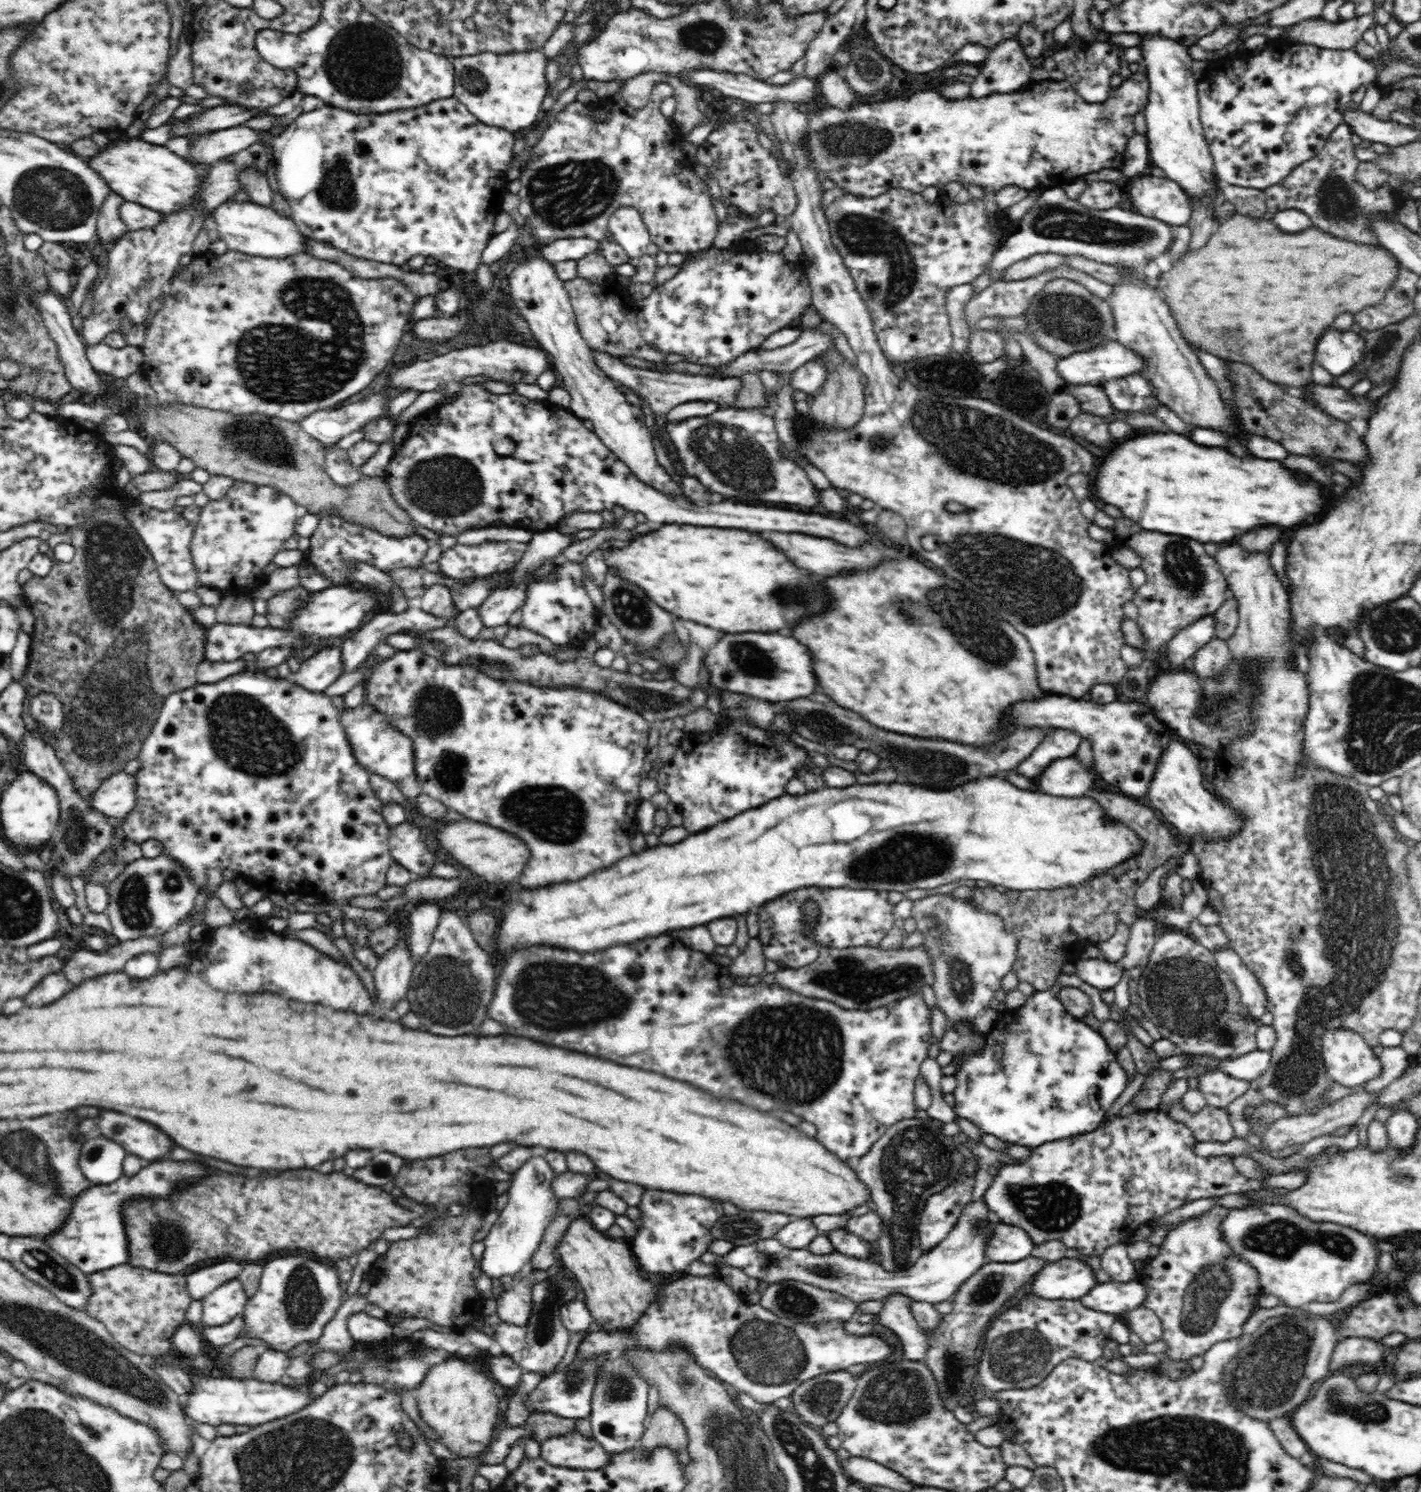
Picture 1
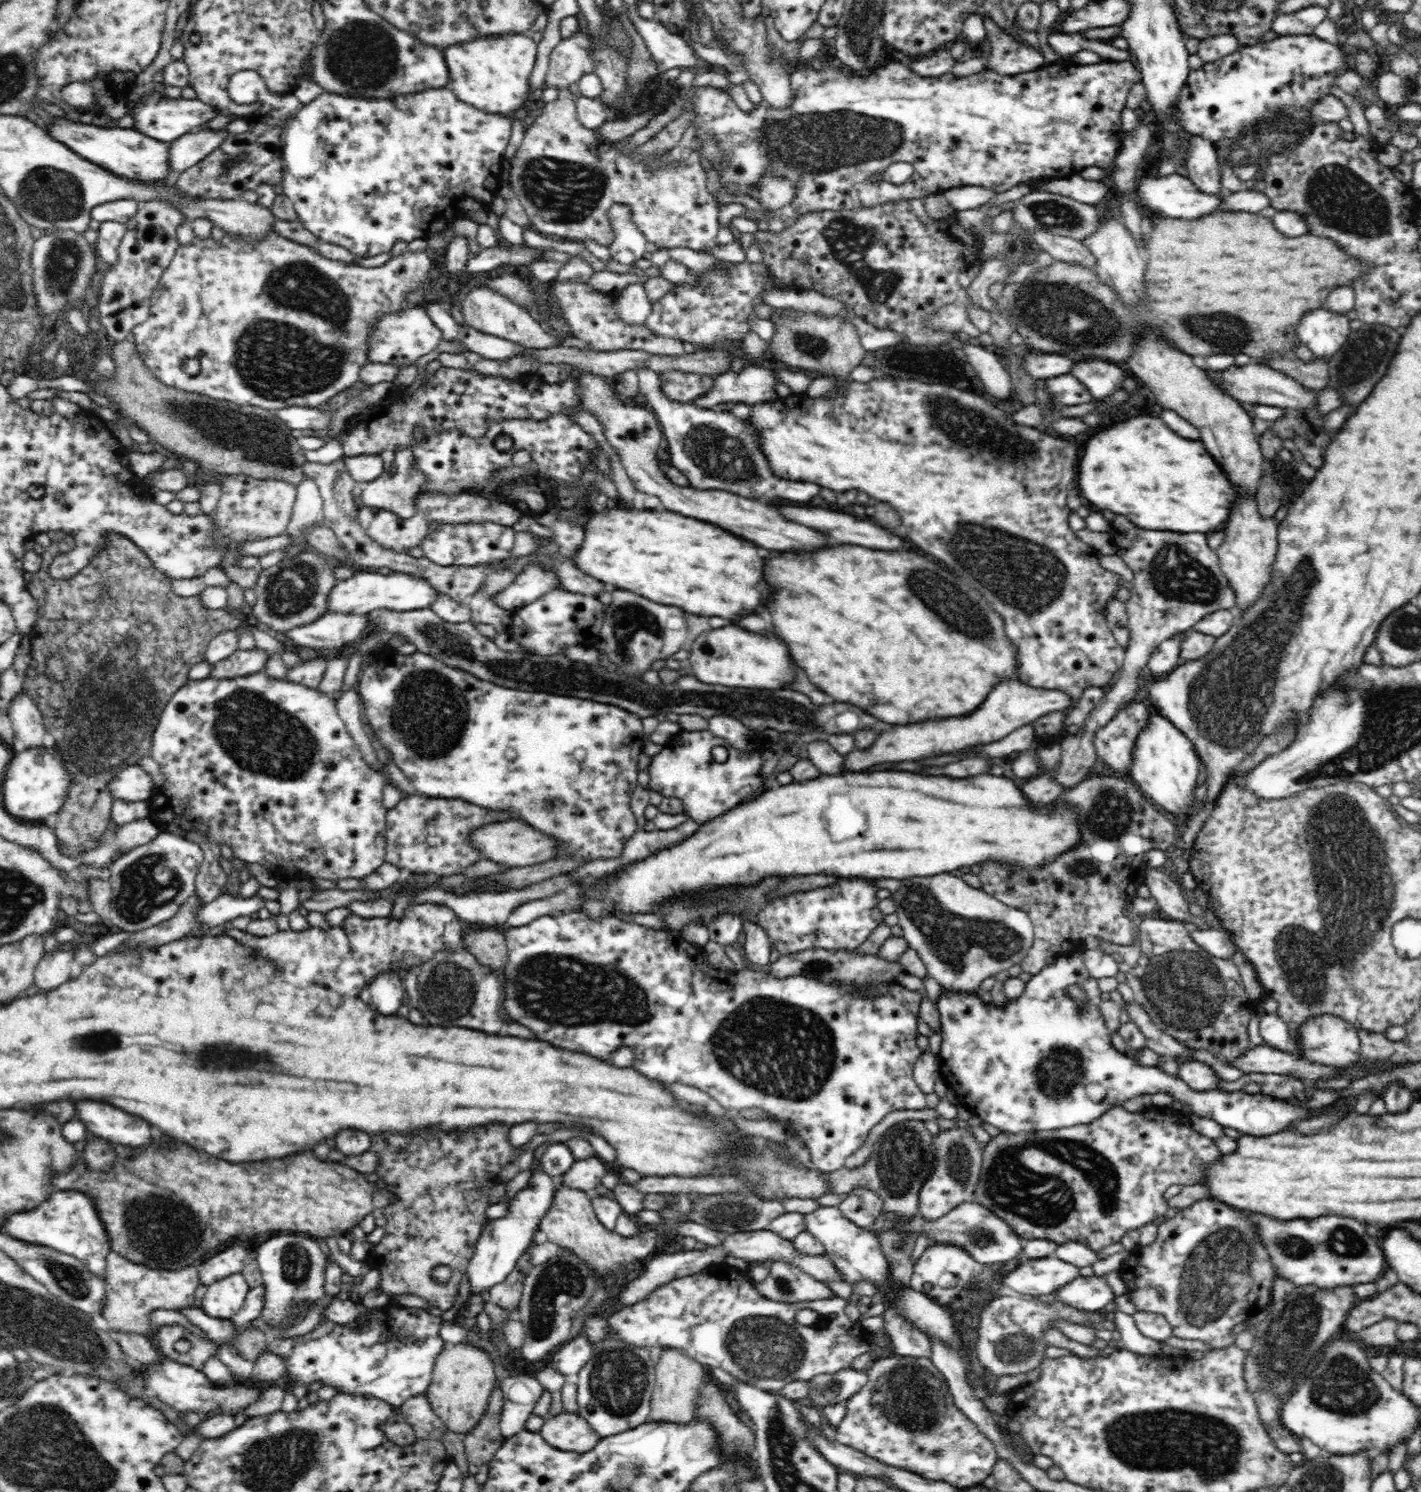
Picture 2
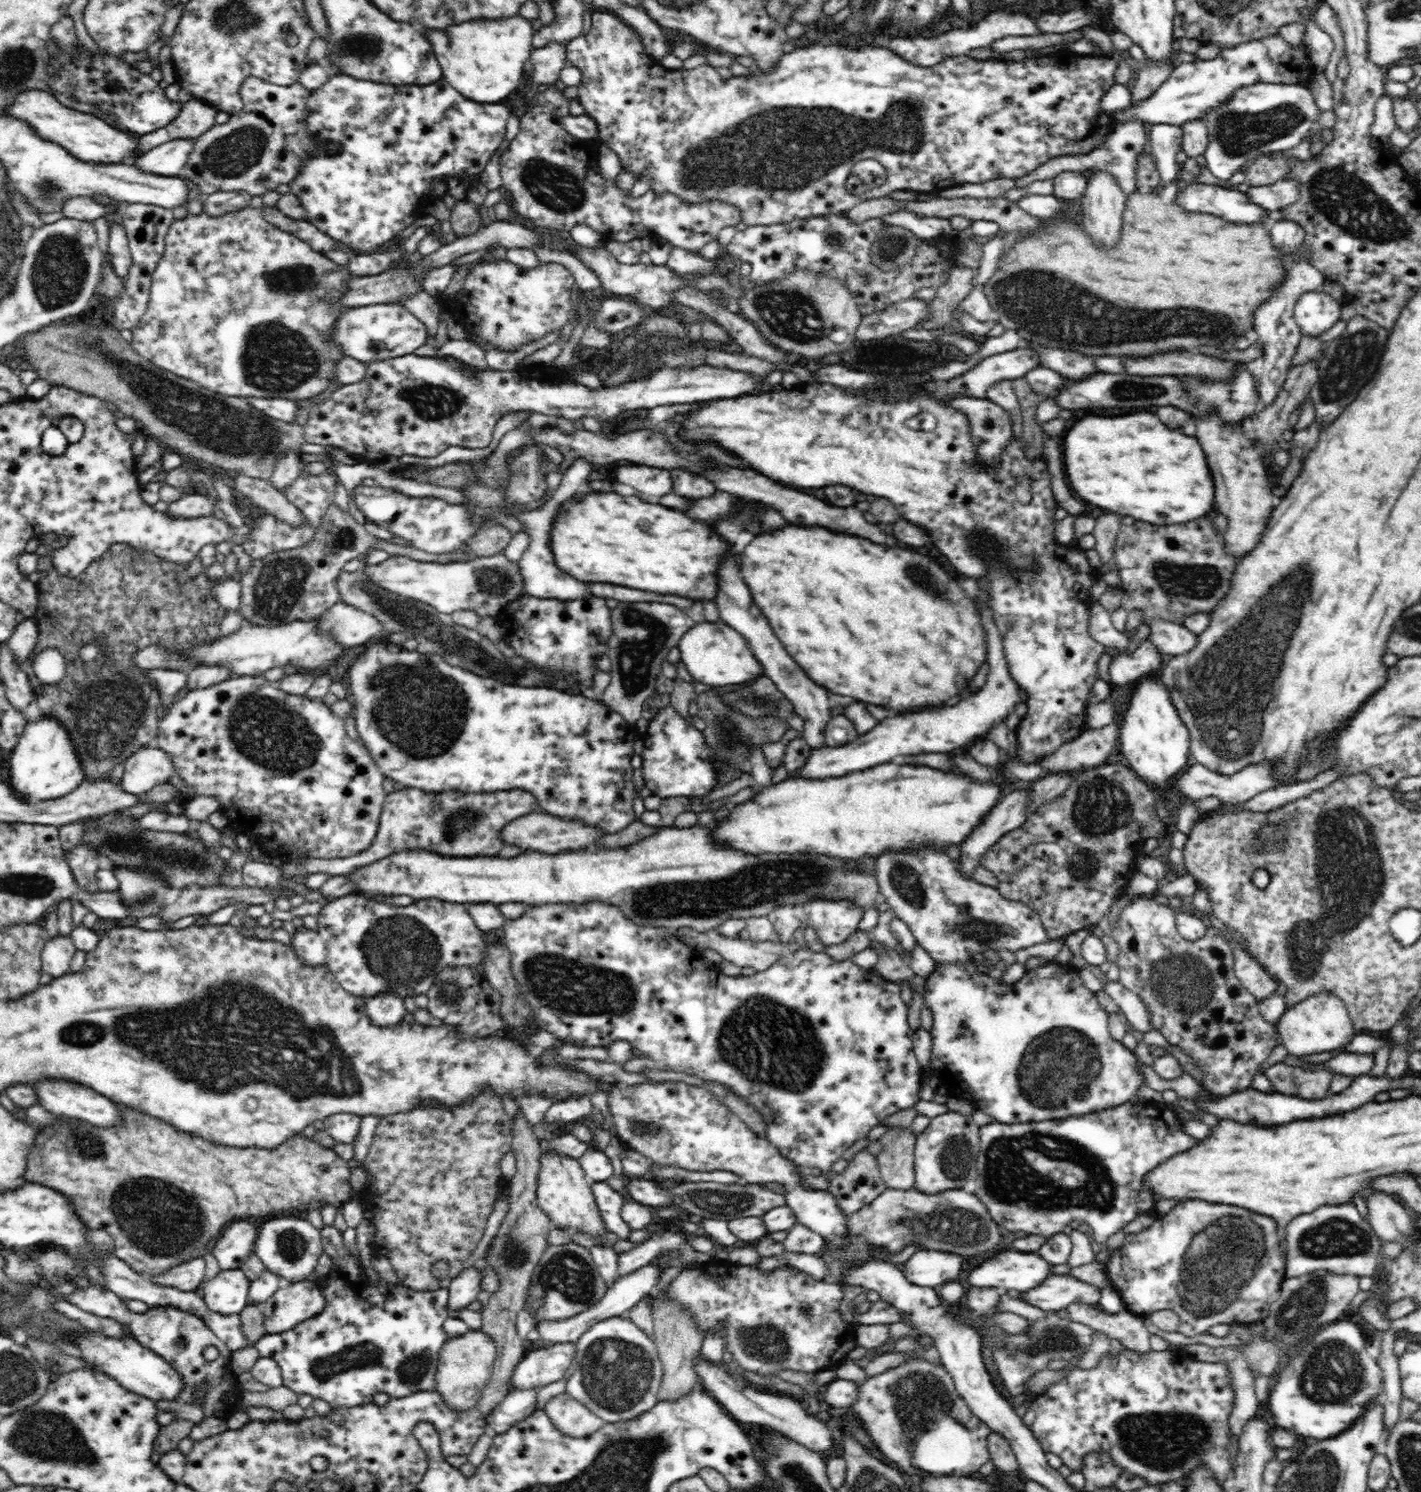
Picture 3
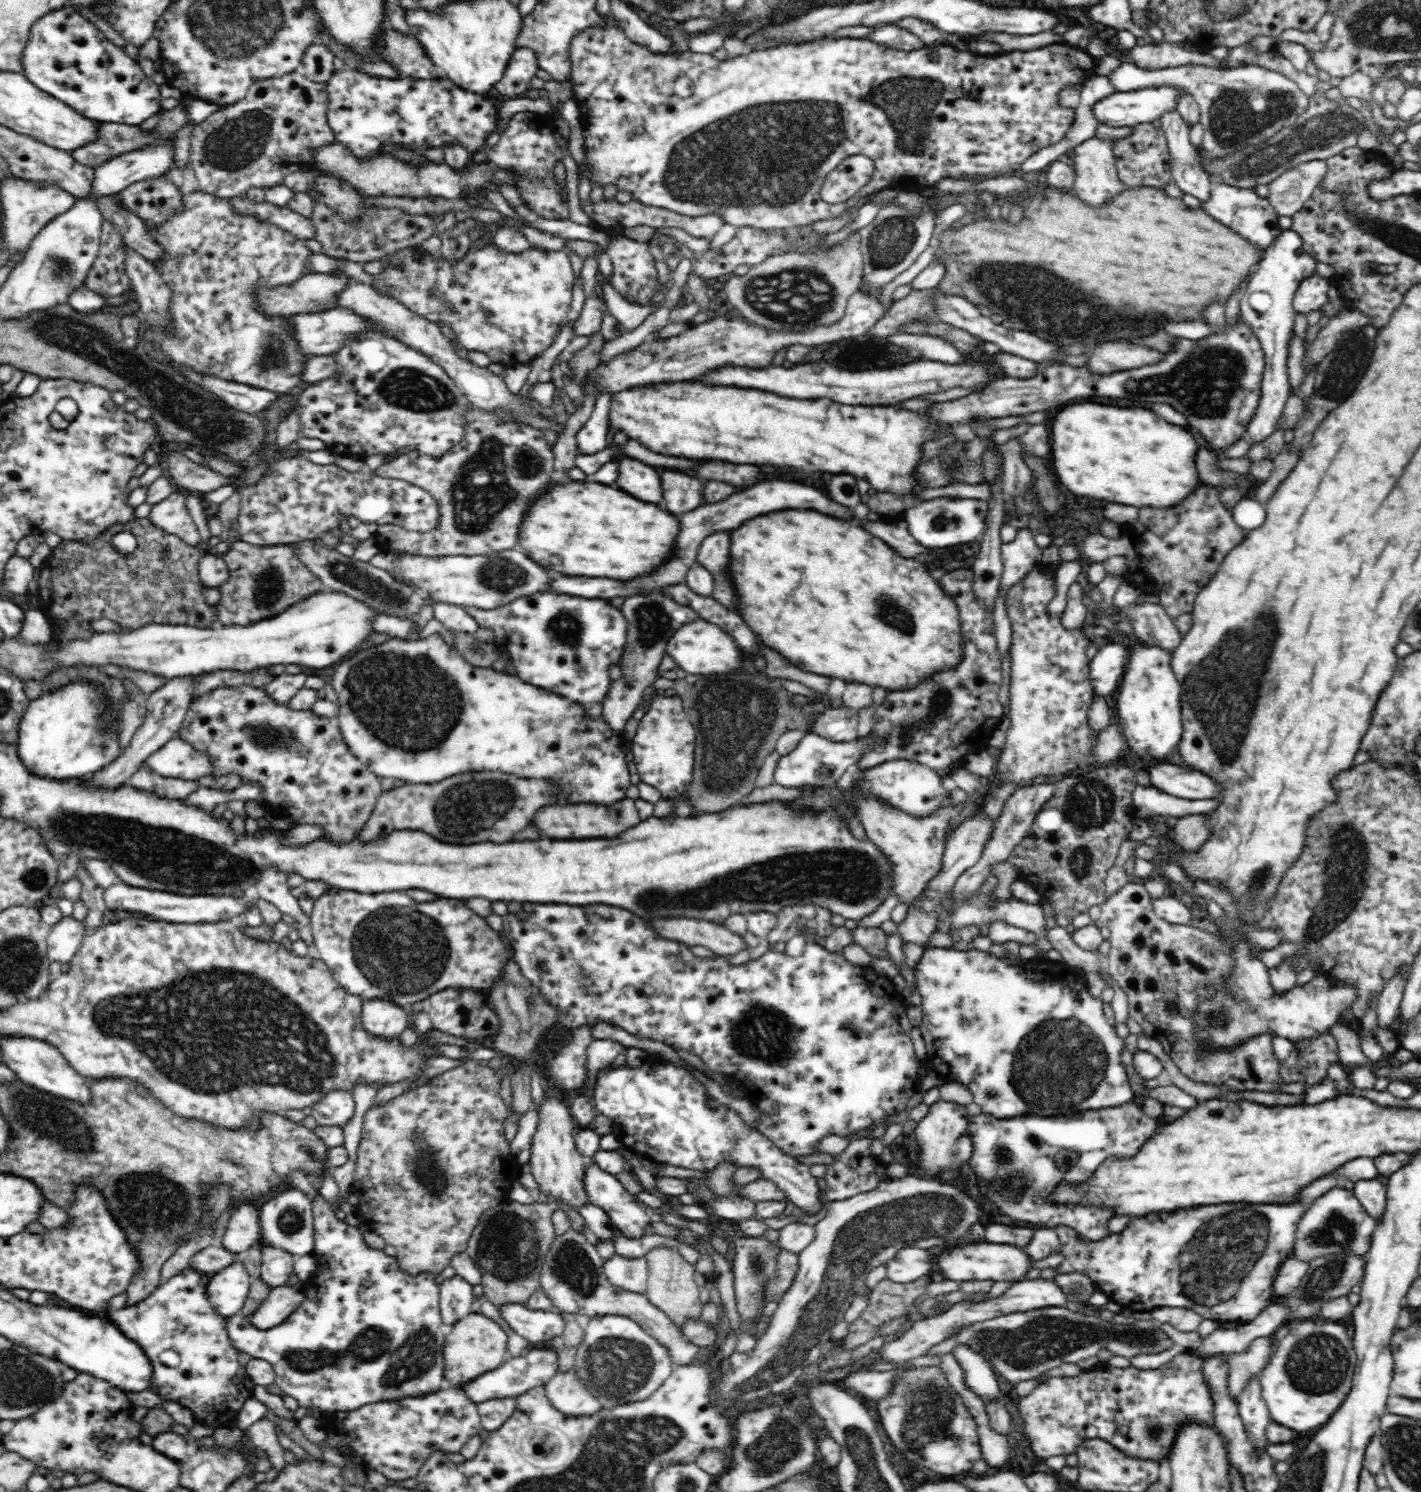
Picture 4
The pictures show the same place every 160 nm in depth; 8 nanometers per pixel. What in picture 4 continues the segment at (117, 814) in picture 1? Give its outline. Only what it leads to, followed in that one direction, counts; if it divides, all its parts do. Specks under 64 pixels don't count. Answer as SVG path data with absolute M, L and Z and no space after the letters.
M178 737L153 752L143 764L158 776L182 780L197 780L202 776L211 775L213 771L207 754L195 750Z

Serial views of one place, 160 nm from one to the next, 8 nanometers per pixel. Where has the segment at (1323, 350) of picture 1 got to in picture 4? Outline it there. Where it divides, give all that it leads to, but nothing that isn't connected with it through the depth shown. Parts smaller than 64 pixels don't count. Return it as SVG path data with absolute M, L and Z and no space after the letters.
M1312 274L1300 282L1292 298L1295 313L1307 315L1310 312L1324 313L1328 306L1328 279Z

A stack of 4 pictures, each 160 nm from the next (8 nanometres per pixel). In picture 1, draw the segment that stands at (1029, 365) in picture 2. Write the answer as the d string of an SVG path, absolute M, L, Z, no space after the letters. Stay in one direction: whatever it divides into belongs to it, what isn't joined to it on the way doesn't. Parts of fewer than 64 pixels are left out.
M1106 341L1100 345L1092 347L1084 352L1077 352L1066 356L1066 358L1057 358L1056 371L1068 384L1088 384L1090 386L1100 386L1108 380L1114 378L1124 378L1130 374L1141 374L1146 368L1144 357L1136 355L1134 351L1126 348L1116 341Z

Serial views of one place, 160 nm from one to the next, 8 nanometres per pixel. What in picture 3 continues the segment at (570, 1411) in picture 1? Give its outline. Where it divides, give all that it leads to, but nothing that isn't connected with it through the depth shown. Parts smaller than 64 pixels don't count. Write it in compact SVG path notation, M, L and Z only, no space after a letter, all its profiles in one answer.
M511 1388L504 1400L492 1408L493 1412L486 1418L486 1425L497 1434L510 1430L512 1426L518 1425L533 1414L538 1402L536 1394L535 1389Z

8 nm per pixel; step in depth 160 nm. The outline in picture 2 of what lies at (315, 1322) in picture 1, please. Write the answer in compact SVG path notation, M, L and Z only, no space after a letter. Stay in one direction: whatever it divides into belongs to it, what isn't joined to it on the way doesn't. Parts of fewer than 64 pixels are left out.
M280 1232L278 1236L270 1235L257 1246L255 1259L265 1288L264 1308L260 1319L270 1327L282 1326L286 1320L291 1320L292 1325L298 1324L305 1316L292 1317L294 1302L316 1302L325 1296L327 1260L320 1244L310 1234Z

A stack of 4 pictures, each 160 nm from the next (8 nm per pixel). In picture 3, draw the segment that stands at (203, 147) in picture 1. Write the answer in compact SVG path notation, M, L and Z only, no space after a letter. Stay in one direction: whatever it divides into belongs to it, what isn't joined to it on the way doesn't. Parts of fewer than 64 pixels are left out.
M174 139L152 150L144 151L133 164L149 174L179 177L192 150L194 150L194 139Z

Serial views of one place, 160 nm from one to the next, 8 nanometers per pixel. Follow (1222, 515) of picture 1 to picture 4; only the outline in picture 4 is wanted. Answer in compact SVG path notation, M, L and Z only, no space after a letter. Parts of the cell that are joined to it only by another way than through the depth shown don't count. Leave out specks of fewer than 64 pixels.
M1076 401L1061 407L1047 421L1052 462L1059 478L1070 492L1078 496L1090 496L1096 500L1108 500L1134 508L1170 508L1178 506L1192 490L1202 484L1194 464L1203 443L1190 430L1172 426L1160 420L1154 412L1144 408L1116 408Z

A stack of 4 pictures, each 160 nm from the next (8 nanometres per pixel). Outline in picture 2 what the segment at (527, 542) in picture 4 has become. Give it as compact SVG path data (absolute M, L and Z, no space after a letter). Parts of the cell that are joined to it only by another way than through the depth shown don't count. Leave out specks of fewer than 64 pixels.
M612 508L602 514L590 514L586 524L584 546L578 550L576 564L582 572L624 590L642 594L658 604L678 606L696 616L720 616L726 620L738 620L744 614L756 612L756 608L768 600L768 584L764 582L764 558L752 542L728 534L726 530L706 524L694 518L684 518L674 512L656 510L626 510Z

